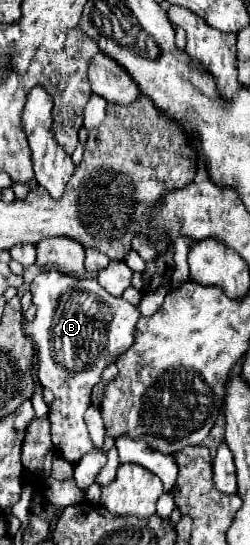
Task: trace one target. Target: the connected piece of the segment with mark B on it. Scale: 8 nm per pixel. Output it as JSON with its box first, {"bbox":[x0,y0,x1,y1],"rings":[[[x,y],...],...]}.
{"bbox":[22,269,140,465],"rings":[[[54,269],[42,271],[40,275],[36,275],[36,279],[30,283],[30,291],[32,291],[32,303],[36,305],[36,317],[32,321],[24,321],[22,331],[26,337],[30,337],[36,343],[38,379],[40,379],[42,387],[46,387],[54,393],[54,401],[48,409],[52,443],[66,461],[76,465],[90,449],[94,449],[92,439],[86,429],[86,423],[84,423],[84,413],[92,403],[90,401],[92,387],[100,381],[102,371],[110,363],[114,363],[124,351],[130,349],[140,313],[128,301],[124,301],[120,297],[112,297],[106,289],[100,287],[100,283],[96,279],[76,279],[76,277],[64,275]]]}

